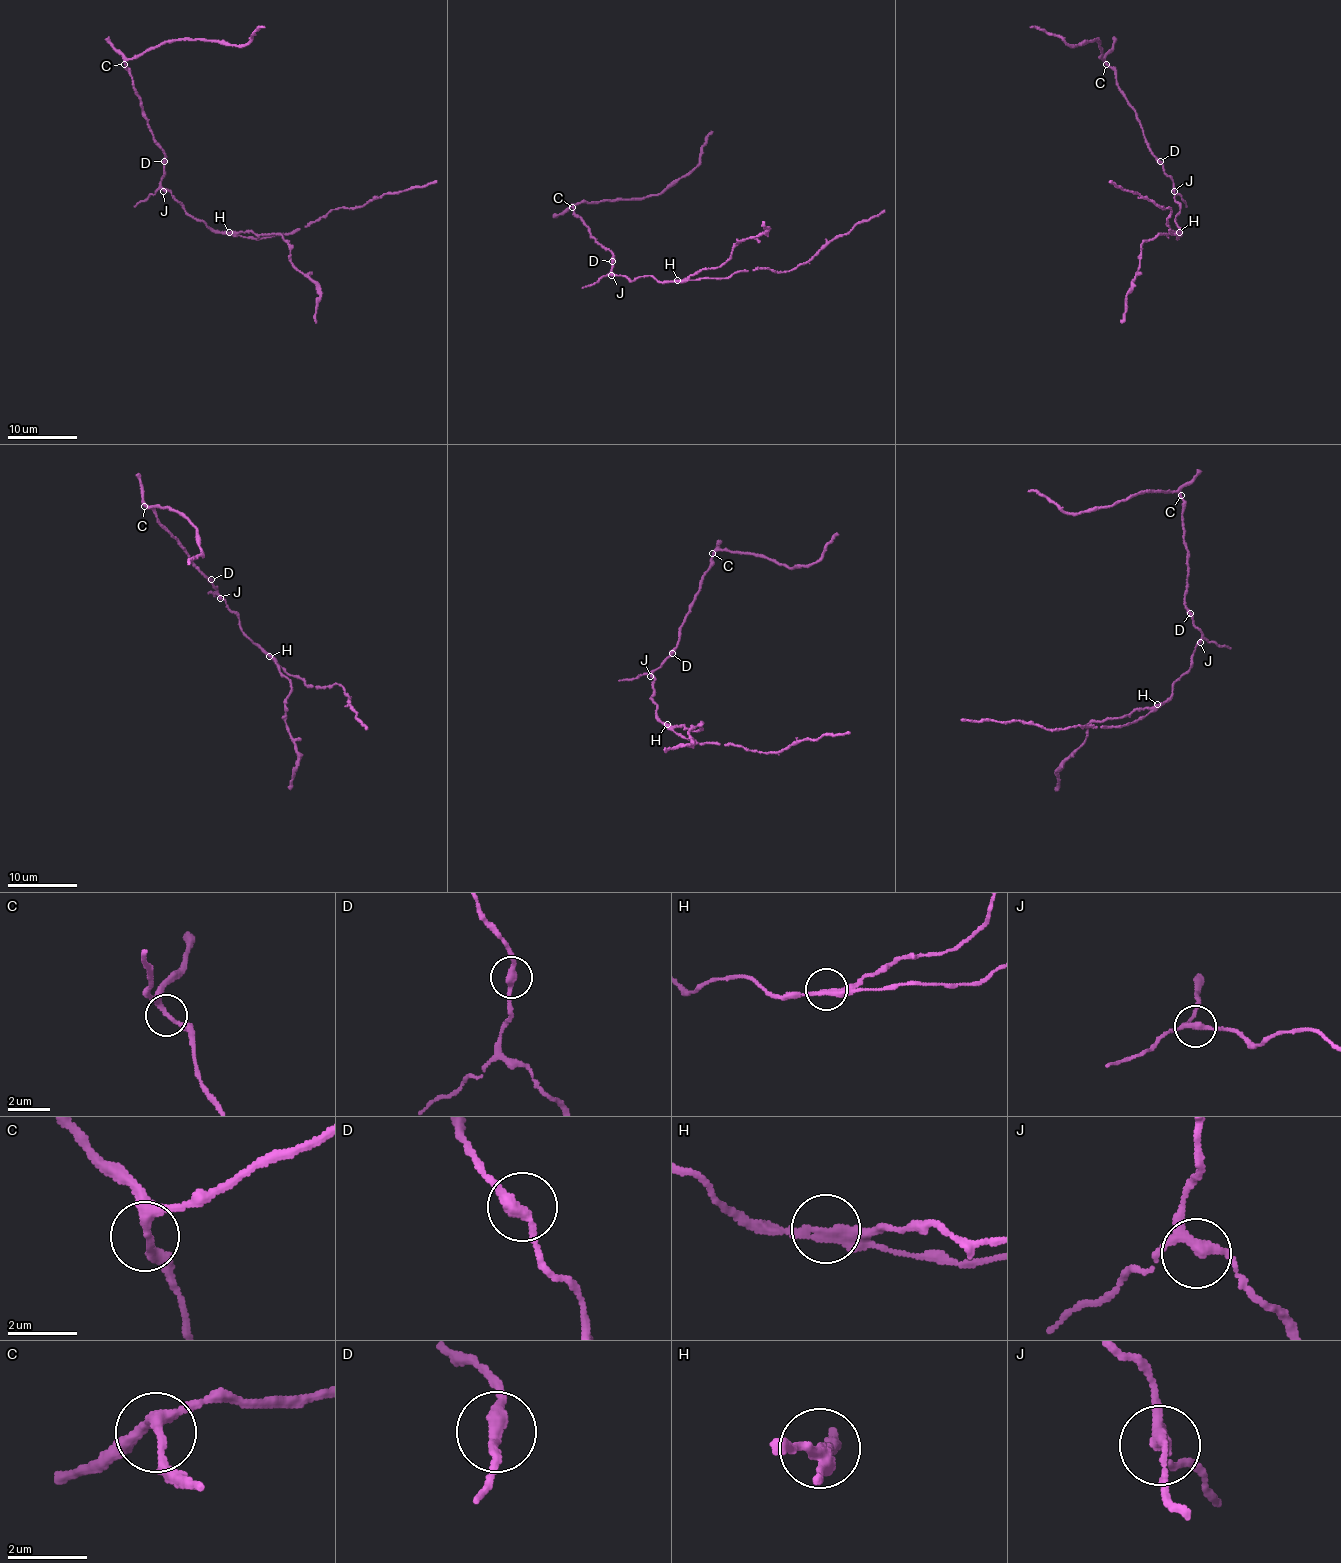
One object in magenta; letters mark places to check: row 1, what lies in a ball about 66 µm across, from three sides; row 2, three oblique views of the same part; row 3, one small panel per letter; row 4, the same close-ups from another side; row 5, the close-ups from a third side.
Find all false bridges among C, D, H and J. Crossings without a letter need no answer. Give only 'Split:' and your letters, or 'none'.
Split: H

